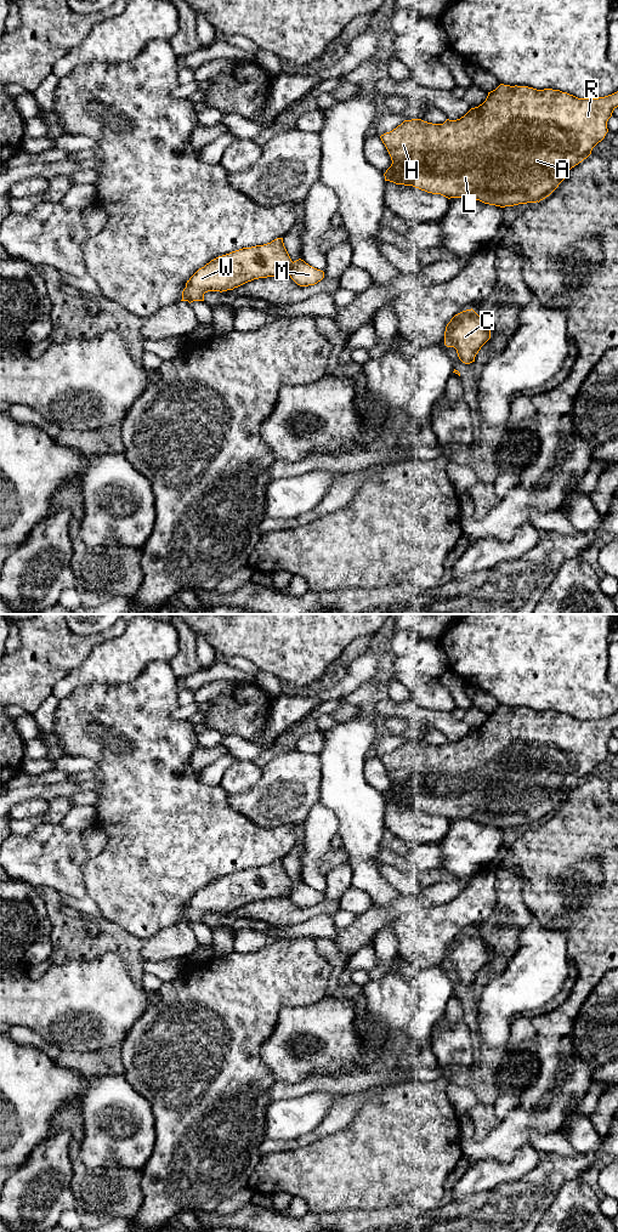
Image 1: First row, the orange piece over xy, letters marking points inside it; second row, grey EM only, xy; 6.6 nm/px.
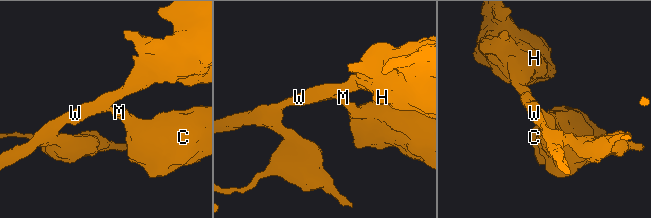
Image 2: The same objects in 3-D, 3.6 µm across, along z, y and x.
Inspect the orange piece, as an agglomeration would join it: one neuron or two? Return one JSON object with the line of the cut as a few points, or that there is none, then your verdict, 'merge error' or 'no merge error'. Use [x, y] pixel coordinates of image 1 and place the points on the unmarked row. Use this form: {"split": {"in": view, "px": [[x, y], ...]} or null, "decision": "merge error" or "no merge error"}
{"split": {"in": "xy", "px": [[293, 884], [292, 891], [288, 895]]}, "decision": "merge error"}

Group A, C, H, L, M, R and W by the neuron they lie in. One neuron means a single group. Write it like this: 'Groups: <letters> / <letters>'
Groups: A H L R W / C M

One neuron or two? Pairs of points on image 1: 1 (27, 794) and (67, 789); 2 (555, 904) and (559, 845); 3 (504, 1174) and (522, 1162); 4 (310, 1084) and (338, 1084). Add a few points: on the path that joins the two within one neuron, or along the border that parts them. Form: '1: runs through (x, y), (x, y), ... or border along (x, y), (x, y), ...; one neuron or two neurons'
1: runs through (37, 792), (57, 790); one neuron
2: runs through (551, 890), (545, 884), (545, 859); one neuron
3: runs through (509, 1171), (517, 1167); one neuron
4: runs through (317, 1084), (330, 1084); one neuron

